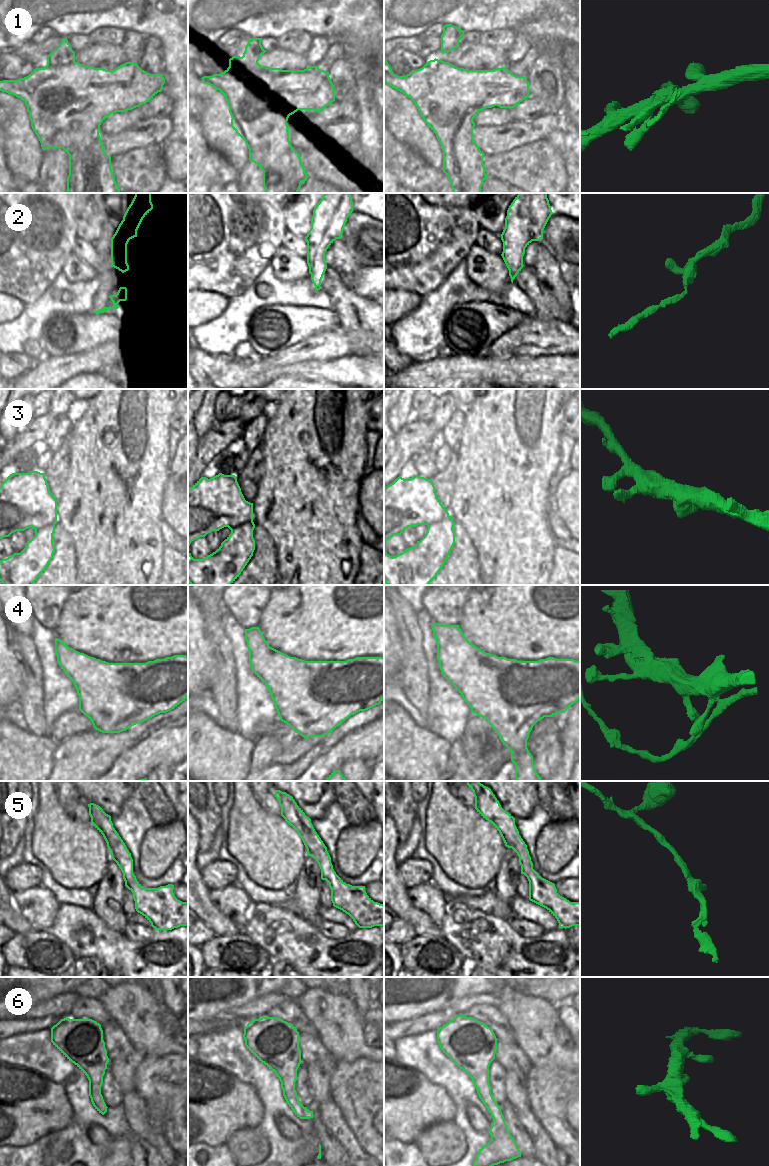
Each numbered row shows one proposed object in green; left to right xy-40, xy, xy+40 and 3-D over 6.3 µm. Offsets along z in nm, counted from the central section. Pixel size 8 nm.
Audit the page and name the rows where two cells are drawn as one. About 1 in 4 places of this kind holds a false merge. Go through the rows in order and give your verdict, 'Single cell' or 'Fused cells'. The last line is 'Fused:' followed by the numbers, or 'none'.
1: Fused cells
2: Single cell
3: Single cell
4: Fused cells
5: Single cell
6: Single cell
Fused: 1, 4.

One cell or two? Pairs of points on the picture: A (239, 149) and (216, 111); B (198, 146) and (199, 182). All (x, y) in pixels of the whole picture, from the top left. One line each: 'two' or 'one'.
A: one
B: one

